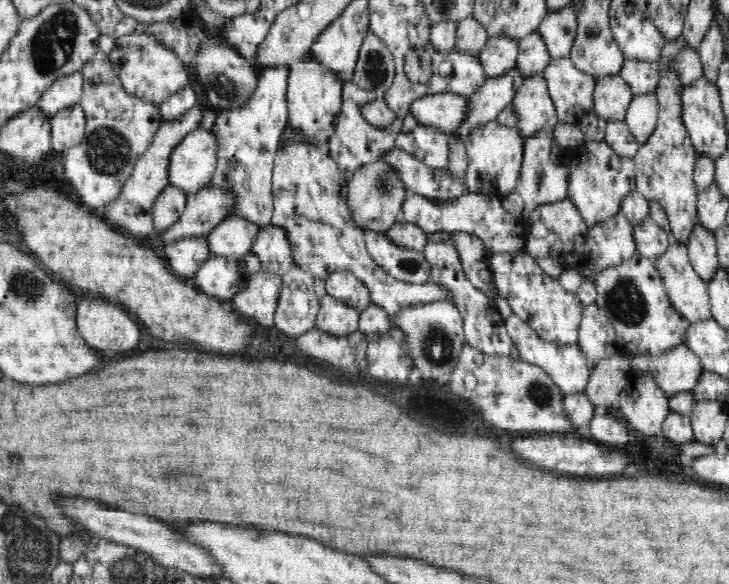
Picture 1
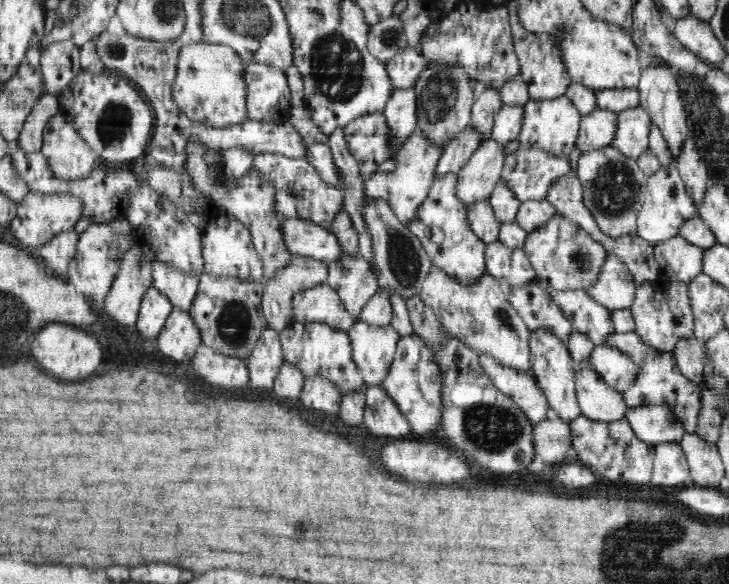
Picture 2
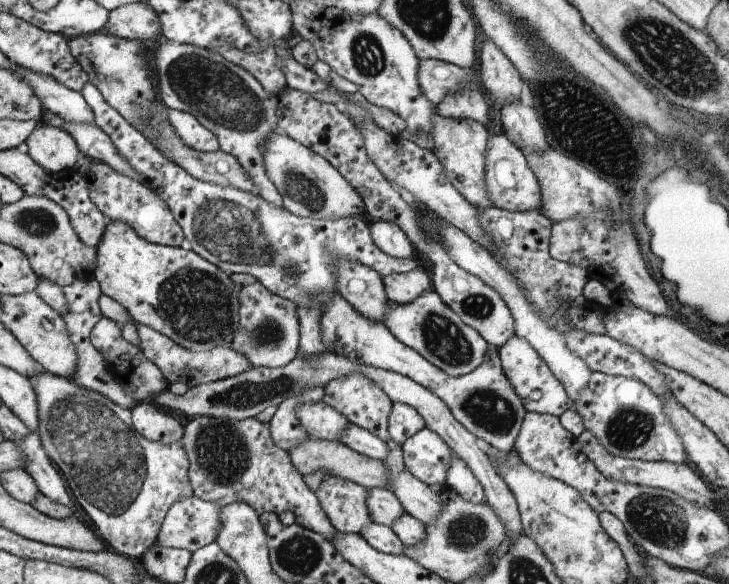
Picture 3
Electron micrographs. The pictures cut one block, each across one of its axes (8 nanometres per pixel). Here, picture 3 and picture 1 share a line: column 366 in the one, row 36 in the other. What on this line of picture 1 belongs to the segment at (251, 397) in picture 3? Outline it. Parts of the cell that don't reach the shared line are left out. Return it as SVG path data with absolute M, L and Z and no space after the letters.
M374 33L364 36L353 75L353 84L382 96L395 80L395 62L390 50Z

